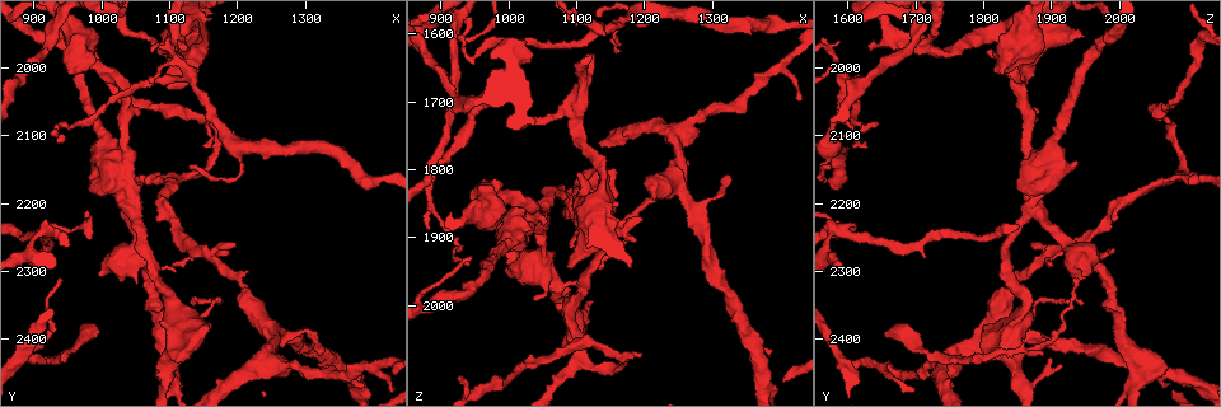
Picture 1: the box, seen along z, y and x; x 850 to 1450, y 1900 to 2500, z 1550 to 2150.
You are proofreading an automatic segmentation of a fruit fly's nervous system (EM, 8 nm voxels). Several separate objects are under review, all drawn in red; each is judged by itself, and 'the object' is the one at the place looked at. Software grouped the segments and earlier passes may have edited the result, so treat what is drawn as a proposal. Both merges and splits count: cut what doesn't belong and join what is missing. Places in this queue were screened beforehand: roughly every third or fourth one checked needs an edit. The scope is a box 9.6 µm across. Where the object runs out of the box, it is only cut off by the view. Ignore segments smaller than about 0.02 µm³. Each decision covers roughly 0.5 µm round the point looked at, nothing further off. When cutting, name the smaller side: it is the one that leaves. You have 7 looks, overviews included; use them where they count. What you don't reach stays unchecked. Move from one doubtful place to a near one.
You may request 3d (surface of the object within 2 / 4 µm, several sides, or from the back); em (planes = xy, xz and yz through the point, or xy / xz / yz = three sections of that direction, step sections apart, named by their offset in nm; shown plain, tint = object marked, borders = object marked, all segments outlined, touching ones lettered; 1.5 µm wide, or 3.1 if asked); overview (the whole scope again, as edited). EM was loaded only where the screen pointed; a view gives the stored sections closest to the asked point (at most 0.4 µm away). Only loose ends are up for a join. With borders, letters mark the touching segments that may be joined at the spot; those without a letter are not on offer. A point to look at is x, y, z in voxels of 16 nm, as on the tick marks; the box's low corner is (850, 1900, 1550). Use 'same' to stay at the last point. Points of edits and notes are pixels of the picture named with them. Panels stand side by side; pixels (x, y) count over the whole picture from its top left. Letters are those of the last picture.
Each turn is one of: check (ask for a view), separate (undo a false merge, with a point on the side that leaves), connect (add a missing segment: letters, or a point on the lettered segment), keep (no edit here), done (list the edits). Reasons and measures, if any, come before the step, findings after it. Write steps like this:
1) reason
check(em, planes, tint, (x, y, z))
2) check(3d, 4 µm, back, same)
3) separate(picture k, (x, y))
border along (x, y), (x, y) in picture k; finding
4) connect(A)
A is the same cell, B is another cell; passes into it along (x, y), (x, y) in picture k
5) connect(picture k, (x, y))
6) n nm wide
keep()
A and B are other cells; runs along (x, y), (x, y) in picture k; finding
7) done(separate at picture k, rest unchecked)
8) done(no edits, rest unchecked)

check(3d, 2 µm, (1130, 2015, 1595))

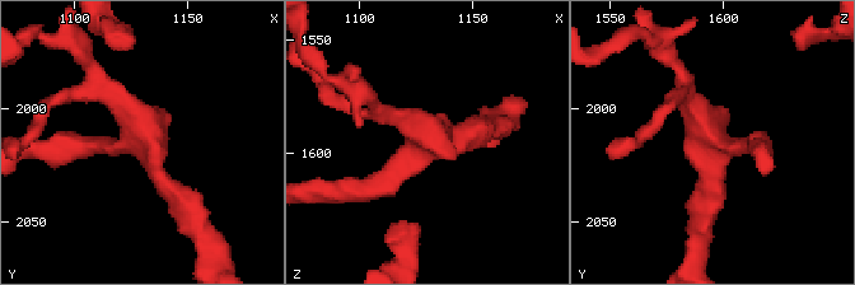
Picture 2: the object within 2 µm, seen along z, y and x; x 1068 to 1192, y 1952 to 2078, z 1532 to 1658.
4 arms; need the tissue
check(em, planes, borders, (1135, 2015, 1595))

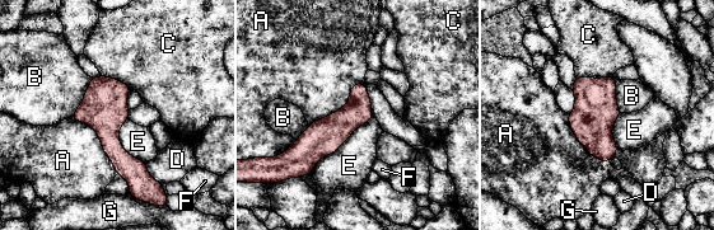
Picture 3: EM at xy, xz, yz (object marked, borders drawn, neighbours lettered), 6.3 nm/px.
190 nm wide; E touches over 550 nm
keep()
A, B, C, D, E, F and G are other cells; continuous, no second neuron

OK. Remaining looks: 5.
three-way junction
check(3d, 4 µm, (1095, 1970, 1715))

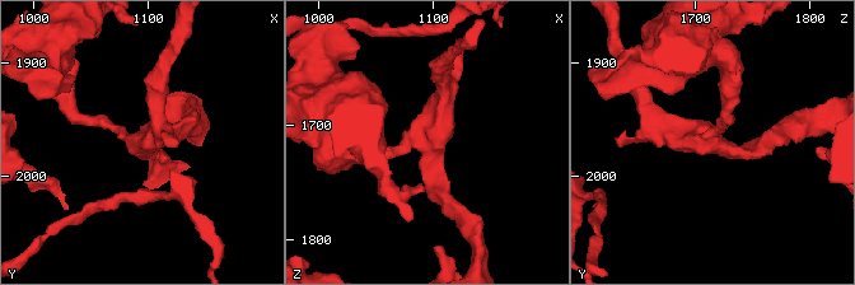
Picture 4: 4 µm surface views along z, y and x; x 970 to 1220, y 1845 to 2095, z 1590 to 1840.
shape alone is not enough
check(em, planes, tint, (1094, 1972, 1716))

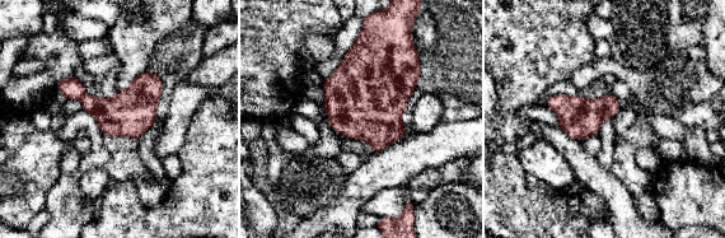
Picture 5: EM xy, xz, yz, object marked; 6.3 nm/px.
check(em, planes, borders, same)

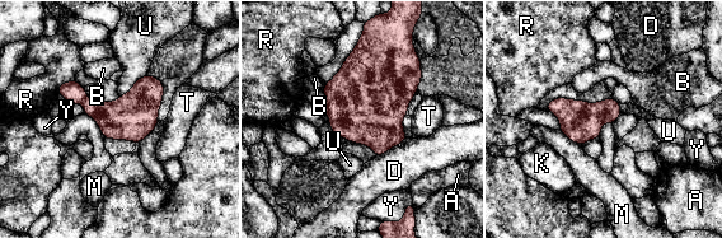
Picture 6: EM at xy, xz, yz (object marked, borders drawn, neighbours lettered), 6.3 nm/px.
separate(picture 6, (73, 92))
A, B, D, K, M, R, T, U and Y are other cells; border along (87, 98), (81, 103) in picture 6; two neurons meet here

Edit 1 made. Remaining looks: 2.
done(separate at picture 6, rest unchecked)

